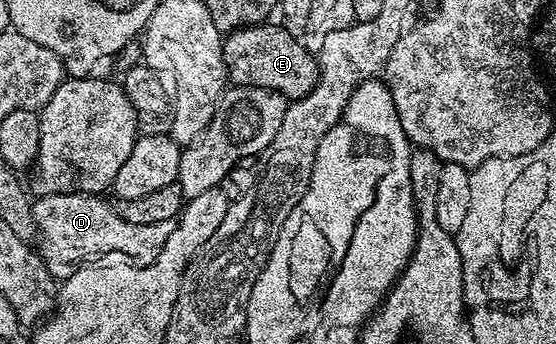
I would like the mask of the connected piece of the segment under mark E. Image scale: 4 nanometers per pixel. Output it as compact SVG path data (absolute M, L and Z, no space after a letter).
M271 21L232 30L223 40L223 60L227 66L227 78L234 86L264 87L288 101L305 97L319 76L318 58L296 36Z

